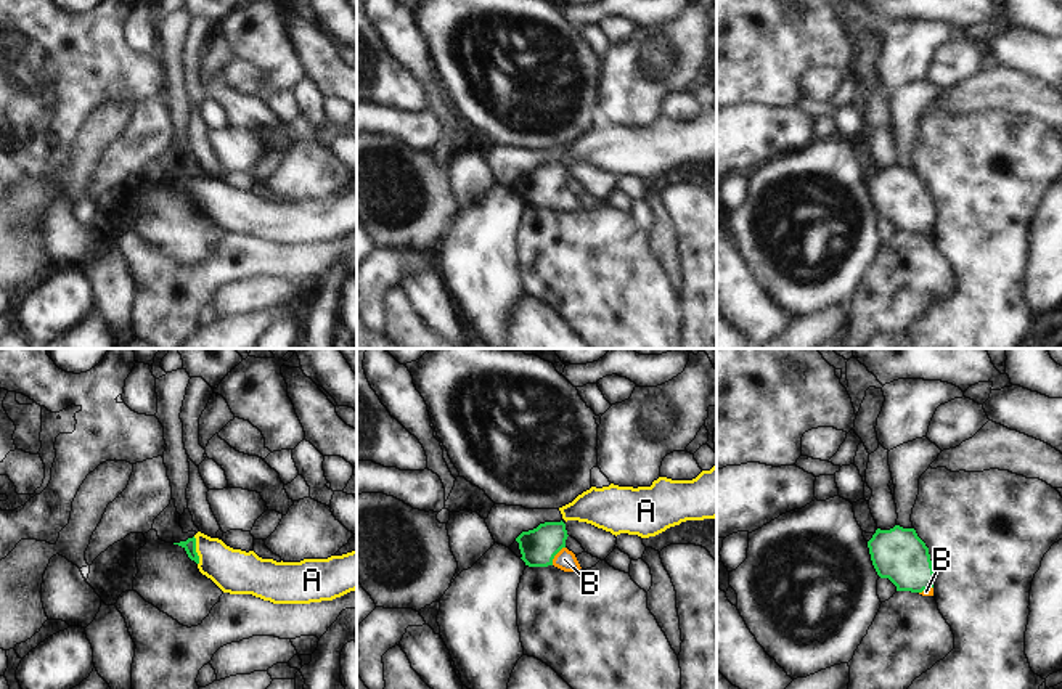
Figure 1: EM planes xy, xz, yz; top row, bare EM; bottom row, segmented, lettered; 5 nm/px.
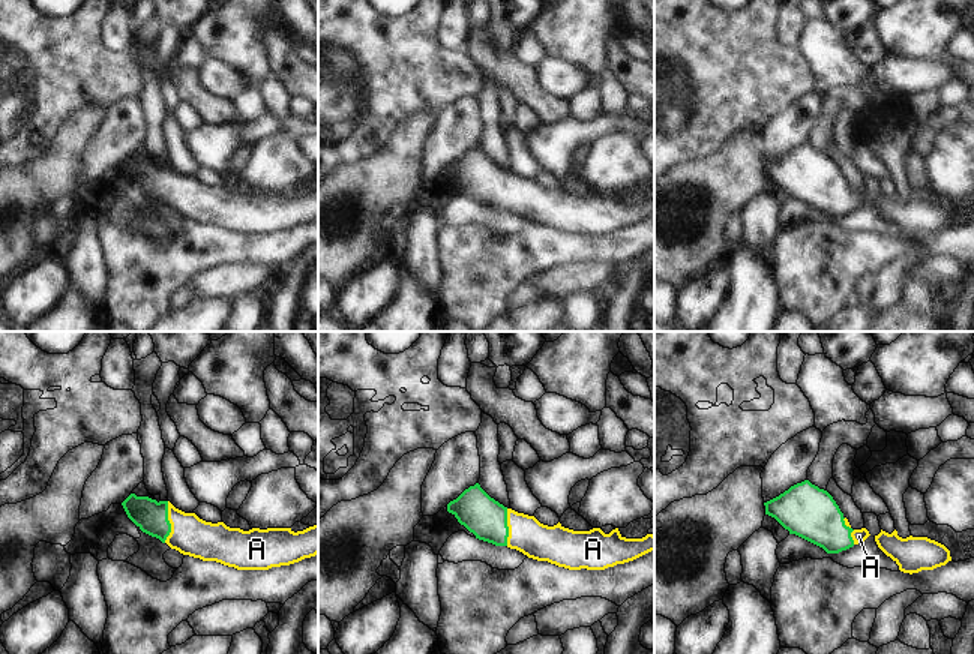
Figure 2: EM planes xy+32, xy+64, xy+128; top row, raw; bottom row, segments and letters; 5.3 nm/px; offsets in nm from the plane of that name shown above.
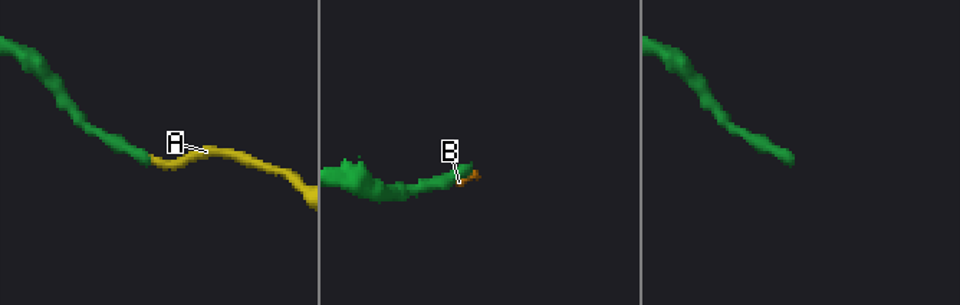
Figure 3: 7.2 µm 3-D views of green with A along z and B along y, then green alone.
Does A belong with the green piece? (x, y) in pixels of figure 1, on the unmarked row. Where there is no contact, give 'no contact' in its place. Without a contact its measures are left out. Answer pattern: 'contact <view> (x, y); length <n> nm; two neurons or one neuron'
contact xy (195, 191); length 150 nm; one neuron

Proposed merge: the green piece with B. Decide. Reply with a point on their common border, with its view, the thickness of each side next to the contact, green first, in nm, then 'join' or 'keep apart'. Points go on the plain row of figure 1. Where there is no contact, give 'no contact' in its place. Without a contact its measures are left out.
xz (555, 195) | 190/100 nm | join

